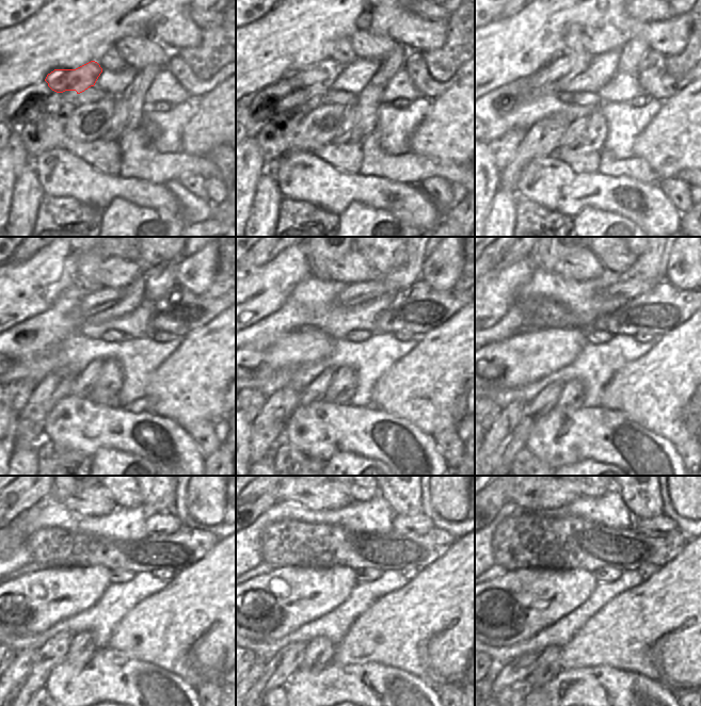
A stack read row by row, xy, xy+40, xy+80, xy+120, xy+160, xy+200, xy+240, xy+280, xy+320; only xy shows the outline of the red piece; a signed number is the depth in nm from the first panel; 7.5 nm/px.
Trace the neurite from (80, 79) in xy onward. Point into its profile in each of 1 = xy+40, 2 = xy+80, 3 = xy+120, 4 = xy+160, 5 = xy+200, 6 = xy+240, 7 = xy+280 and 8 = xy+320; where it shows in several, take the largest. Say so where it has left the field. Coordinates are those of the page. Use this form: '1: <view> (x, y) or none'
1: xy+40 (319, 78)
2: xy+80 (556, 76)
3: xy+120 (94, 302)
4: xy+160 (352, 295)
5: xy+200 (630, 287)
6: xy+240 (157, 523)
7: xy+280 (419, 524)
8: xy+320 (659, 526)

